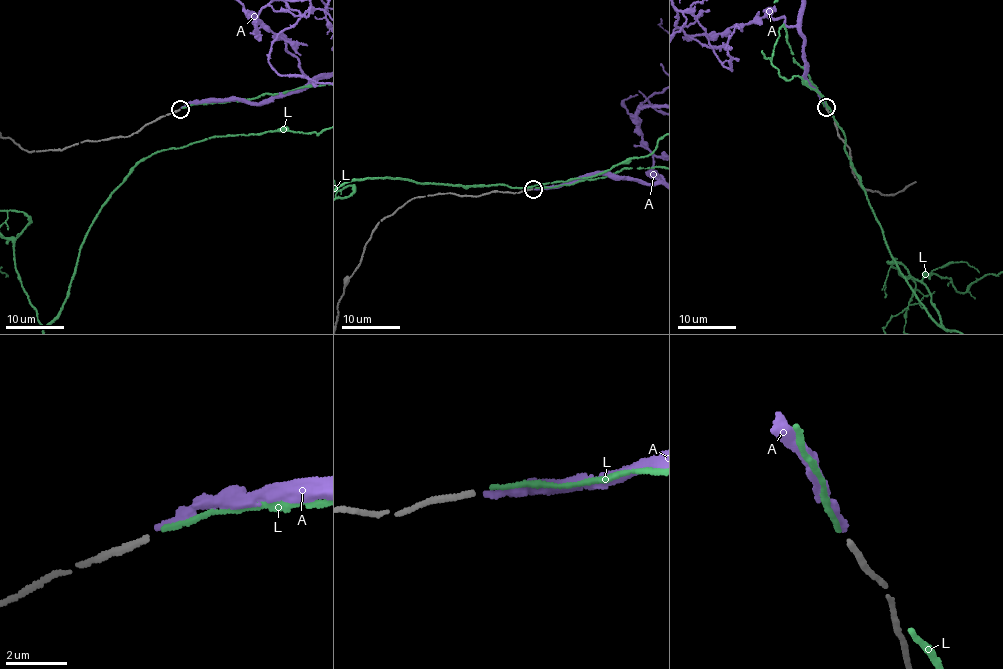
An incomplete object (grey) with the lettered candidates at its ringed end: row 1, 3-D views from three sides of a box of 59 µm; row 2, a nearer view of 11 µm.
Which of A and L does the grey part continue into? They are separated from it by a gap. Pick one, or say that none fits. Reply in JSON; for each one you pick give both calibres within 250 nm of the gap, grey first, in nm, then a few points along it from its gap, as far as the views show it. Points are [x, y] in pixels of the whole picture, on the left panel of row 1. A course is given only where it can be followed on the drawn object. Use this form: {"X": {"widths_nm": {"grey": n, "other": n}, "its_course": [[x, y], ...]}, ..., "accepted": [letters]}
{"L": {"widths_nm": {"grey": 190, "other": 140}}, "accepted": ["L"]}

